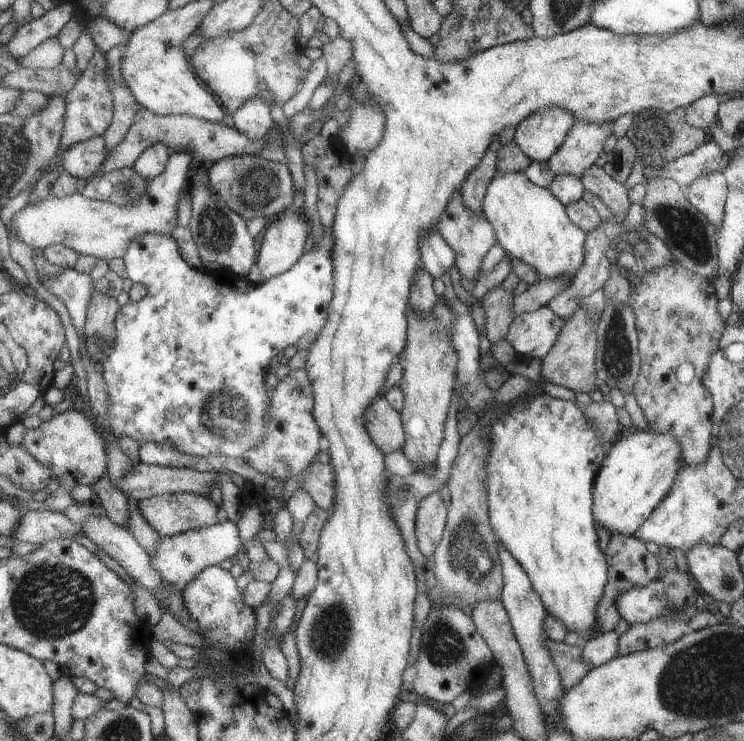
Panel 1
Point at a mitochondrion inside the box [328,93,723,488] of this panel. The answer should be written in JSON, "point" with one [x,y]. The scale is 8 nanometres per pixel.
{"point":[686,233]}

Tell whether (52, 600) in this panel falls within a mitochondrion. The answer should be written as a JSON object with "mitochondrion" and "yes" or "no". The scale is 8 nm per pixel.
{"mitochondrion":"yes"}

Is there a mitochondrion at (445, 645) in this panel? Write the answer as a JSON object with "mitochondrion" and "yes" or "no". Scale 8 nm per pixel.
{"mitochondrion":"yes"}

